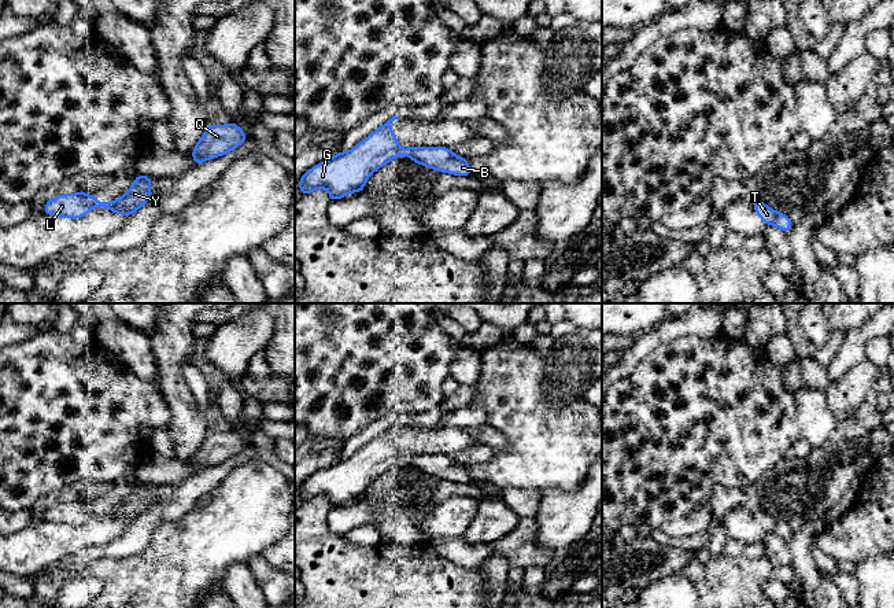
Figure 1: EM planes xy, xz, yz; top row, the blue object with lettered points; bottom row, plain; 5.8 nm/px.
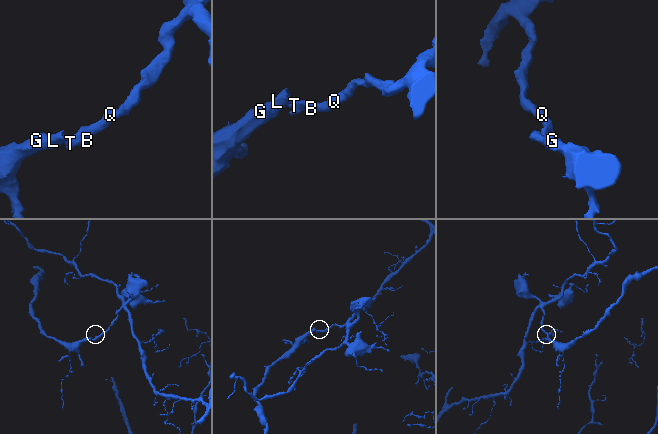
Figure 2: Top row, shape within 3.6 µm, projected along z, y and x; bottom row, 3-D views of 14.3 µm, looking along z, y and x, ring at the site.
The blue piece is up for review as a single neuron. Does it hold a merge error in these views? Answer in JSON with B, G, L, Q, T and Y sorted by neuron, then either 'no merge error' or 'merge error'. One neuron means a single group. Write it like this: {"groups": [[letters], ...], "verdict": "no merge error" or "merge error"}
{"groups": [["B", "Q", "T", "Y"], ["G", "L"]], "verdict": "merge error"}

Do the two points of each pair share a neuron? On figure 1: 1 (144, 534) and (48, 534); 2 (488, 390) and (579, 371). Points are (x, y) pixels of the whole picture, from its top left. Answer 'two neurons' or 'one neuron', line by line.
1: two neurons
2: two neurons

